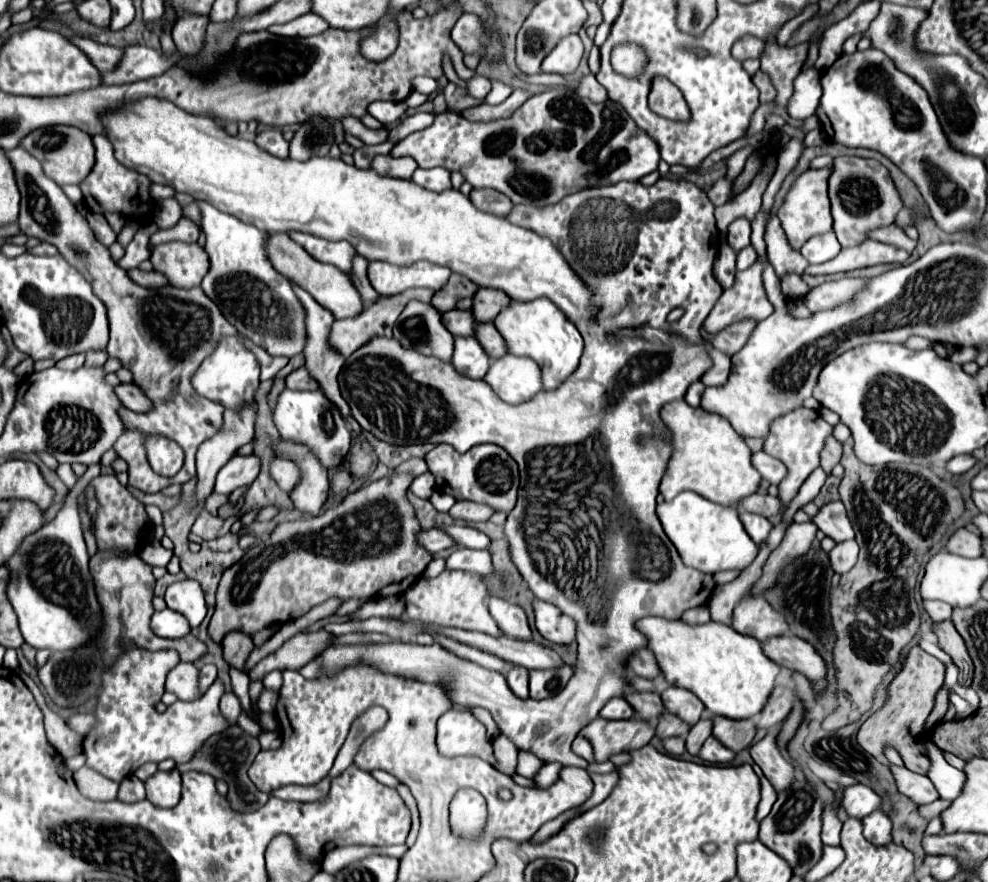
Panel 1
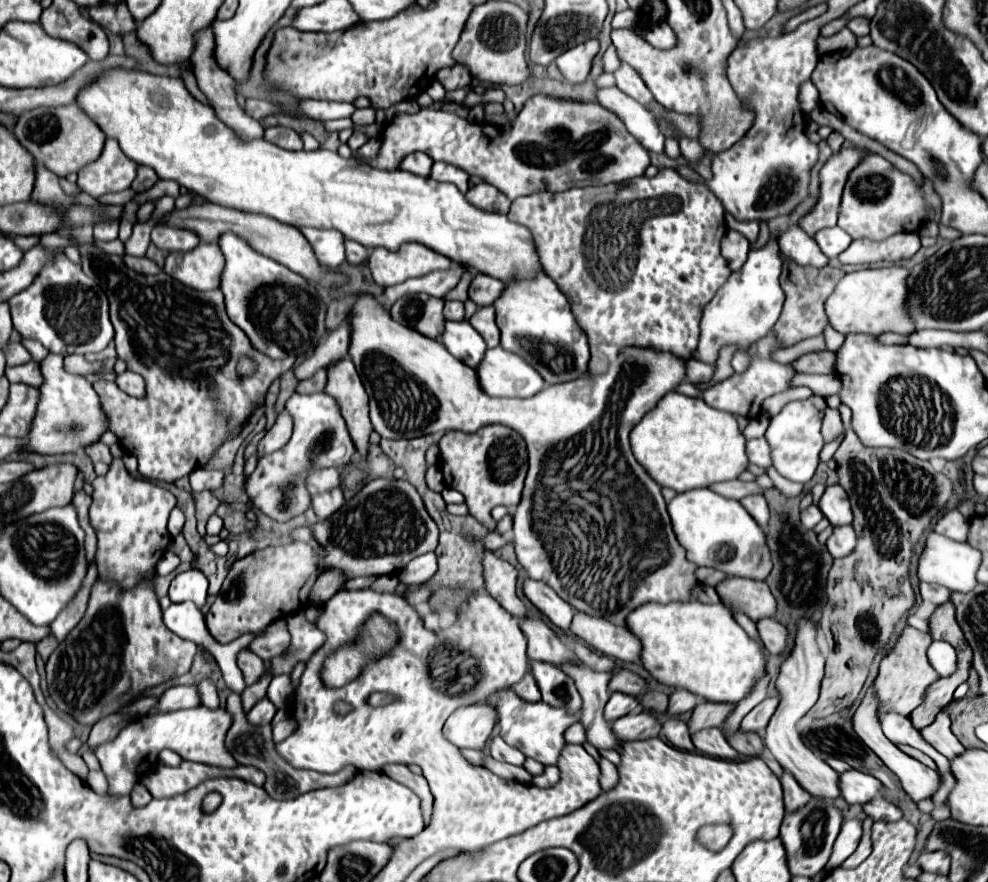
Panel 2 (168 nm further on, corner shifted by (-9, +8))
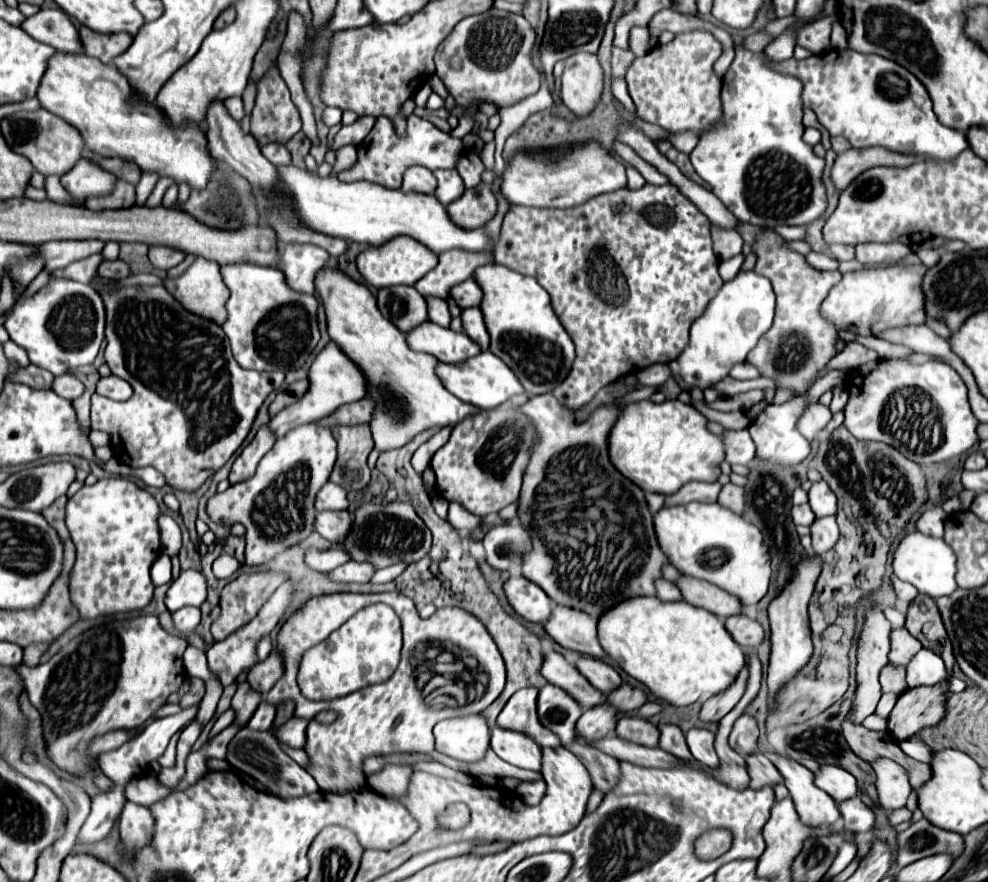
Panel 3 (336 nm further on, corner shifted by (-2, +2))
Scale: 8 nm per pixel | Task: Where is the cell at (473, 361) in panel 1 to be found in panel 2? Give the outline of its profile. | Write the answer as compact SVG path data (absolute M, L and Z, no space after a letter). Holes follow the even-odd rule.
M468 320L462 322L446 322L442 344L464 364L470 368L478 368L486 354L486 342L482 336L470 326Z

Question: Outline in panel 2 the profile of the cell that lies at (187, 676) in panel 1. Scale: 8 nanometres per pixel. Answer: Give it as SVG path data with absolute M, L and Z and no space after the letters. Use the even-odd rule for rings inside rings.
M204 678L202 682L196 684L198 688L198 694L200 694L200 700L204 706L208 708L218 708L220 706L220 700L218 700L218 692L216 692L216 686L210 678Z

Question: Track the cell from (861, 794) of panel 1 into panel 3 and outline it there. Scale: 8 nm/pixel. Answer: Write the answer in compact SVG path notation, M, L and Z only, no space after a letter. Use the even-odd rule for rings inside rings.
M823 764L815 774L815 786L825 790L831 798L835 798L835 802L843 802L857 794L855 778L839 766Z

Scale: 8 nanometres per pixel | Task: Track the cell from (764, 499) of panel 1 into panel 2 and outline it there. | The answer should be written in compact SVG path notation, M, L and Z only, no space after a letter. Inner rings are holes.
M730 480L730 482L720 482L710 486L710 490L726 496L726 498L734 498L734 500L742 500L746 496L752 494L764 494L764 490L756 484L756 482L742 482L742 480Z

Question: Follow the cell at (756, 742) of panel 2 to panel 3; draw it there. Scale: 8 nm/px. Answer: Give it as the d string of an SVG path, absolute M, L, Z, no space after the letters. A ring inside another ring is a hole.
M751 754L747 760L747 770L751 776L751 788L761 790L761 786L775 786L783 782L783 776L779 770L775 770L773 762L763 754Z

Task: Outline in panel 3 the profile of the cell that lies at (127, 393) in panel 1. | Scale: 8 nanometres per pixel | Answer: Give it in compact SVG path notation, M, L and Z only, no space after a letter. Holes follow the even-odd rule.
M107 376L97 382L97 394L111 400L129 400L133 394L133 388L119 376Z

